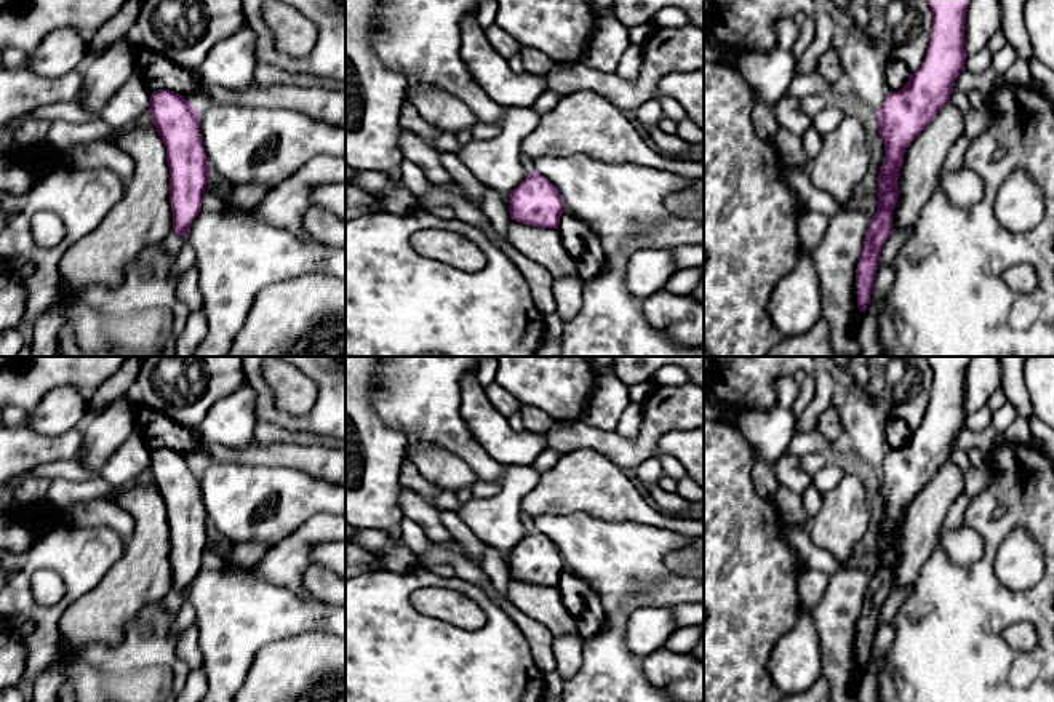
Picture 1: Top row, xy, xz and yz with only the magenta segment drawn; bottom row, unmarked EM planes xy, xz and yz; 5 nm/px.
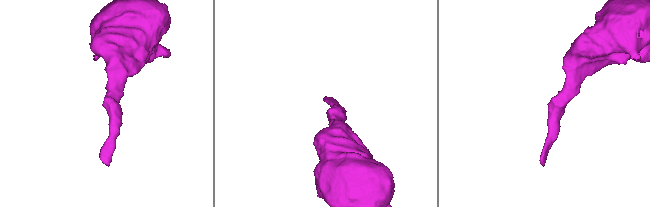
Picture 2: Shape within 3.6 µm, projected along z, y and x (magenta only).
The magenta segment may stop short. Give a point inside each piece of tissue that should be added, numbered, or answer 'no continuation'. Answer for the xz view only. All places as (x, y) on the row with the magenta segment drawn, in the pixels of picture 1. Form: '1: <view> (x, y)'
no continuation

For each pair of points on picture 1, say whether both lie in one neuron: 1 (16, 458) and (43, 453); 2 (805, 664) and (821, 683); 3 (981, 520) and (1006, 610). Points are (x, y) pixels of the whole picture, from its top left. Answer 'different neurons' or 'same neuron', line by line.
1: same neuron
2: different neurons
3: same neuron

